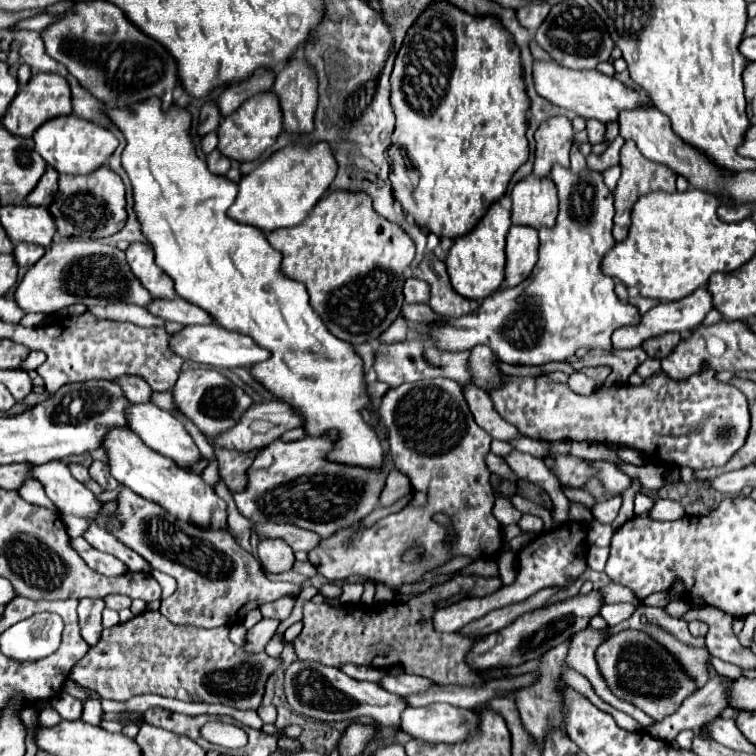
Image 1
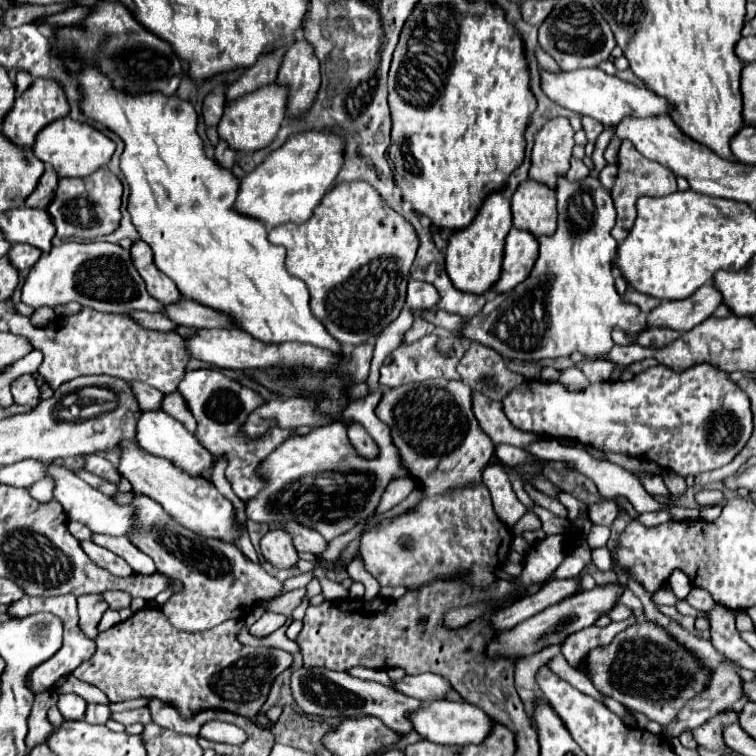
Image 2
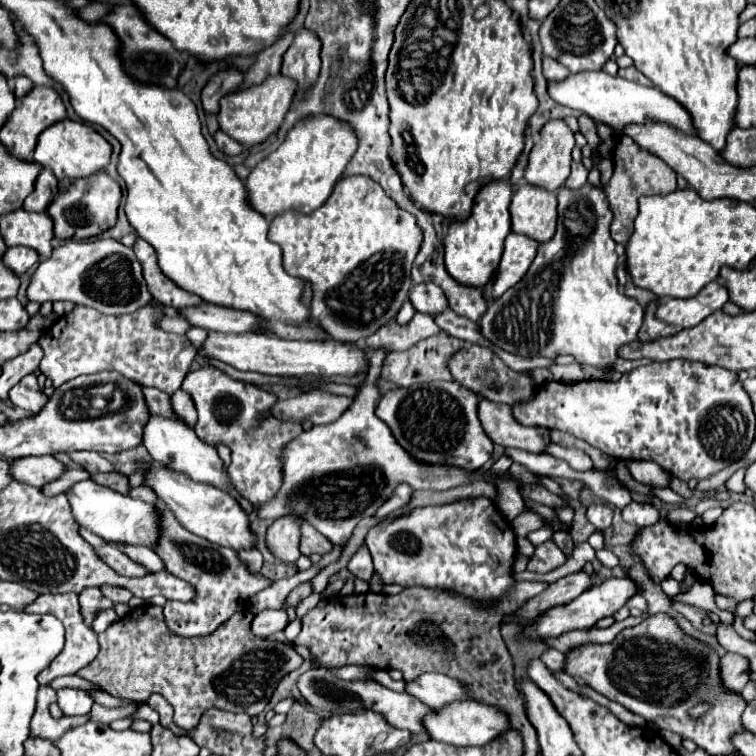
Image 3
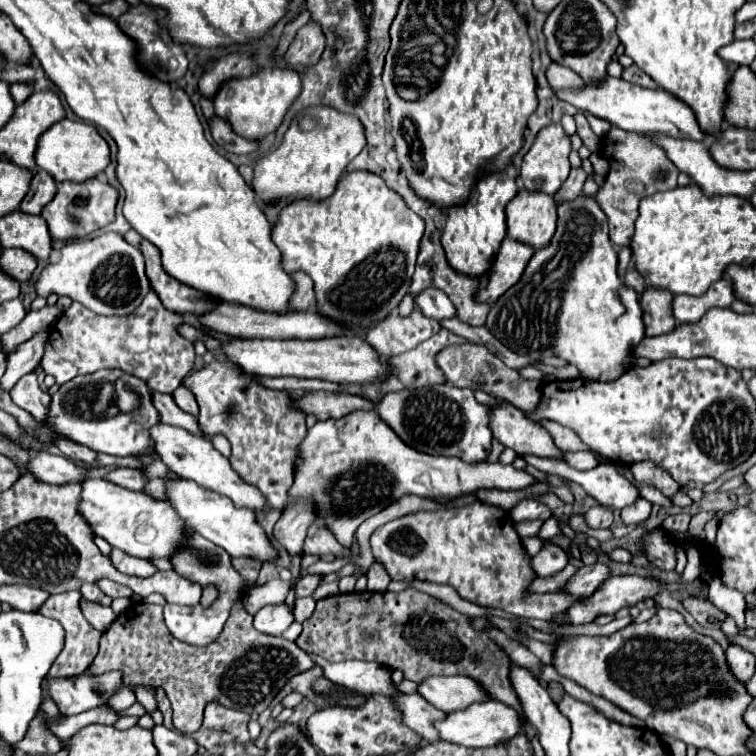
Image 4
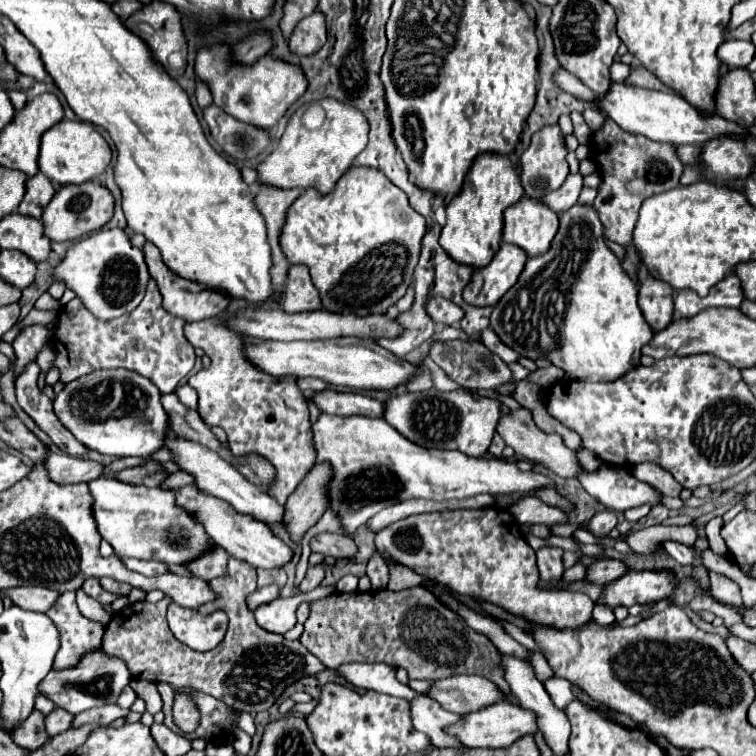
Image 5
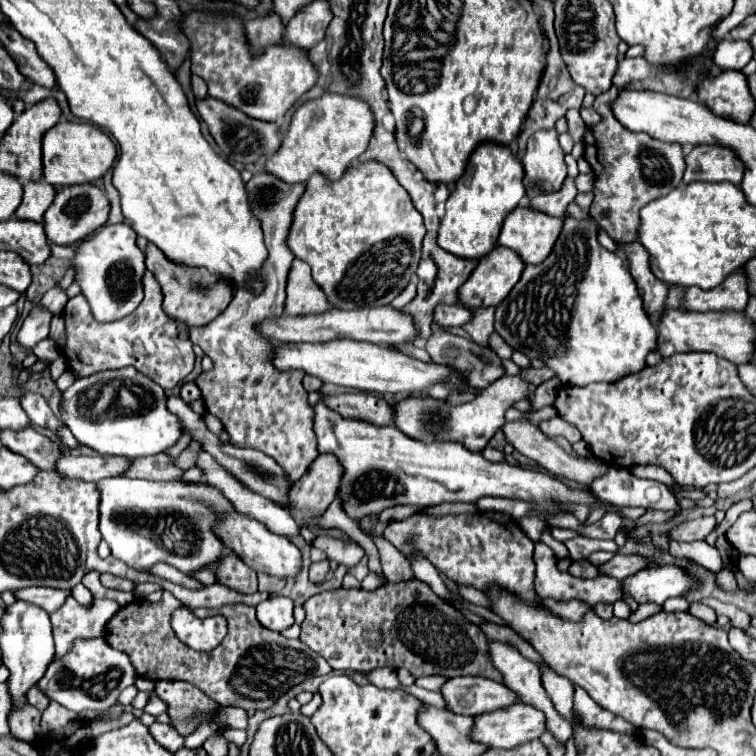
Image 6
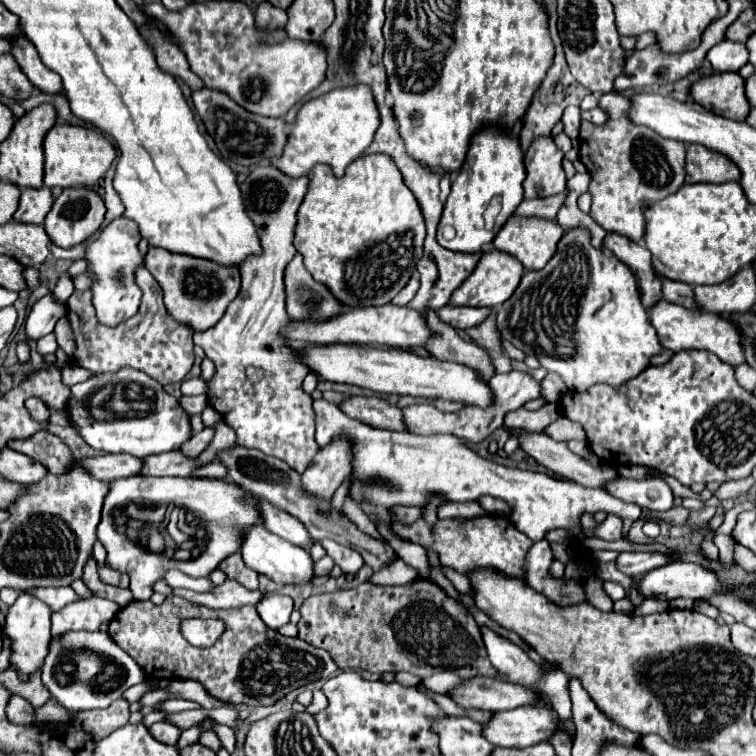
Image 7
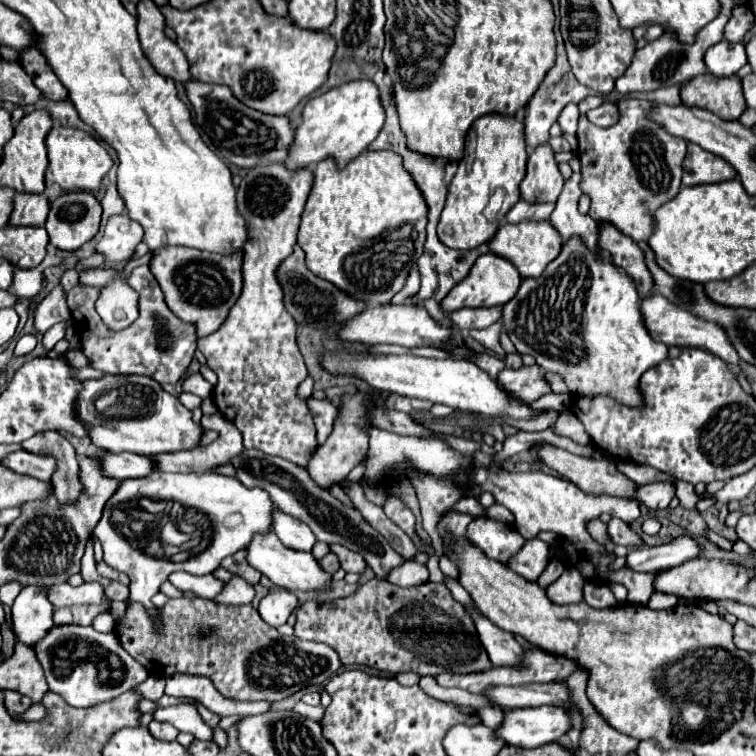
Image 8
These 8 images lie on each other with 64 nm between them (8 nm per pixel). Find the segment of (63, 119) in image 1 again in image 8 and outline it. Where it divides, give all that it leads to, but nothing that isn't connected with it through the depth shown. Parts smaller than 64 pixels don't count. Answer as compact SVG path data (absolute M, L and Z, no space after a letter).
M54 126L46 136L48 150L48 168L46 168L46 184L58 184L64 192L70 190L86 190L94 192L100 188L102 178L112 168L110 152L88 132L68 126Z

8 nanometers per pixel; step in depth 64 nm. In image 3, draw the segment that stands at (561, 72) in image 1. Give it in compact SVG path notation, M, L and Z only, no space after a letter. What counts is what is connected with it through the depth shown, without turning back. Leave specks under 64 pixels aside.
M604 70L570 74L566 80L560 80L560 82L548 80L548 94L558 104L578 110L578 112L590 116L592 120L606 124L614 130L628 124L628 120L640 122L640 124L642 124L642 120L664 120L676 128L684 128L684 132L694 134L688 112L680 104L676 104L676 100L672 100L670 96L664 96L658 88L646 88L636 82L624 80L620 76L610 76Z

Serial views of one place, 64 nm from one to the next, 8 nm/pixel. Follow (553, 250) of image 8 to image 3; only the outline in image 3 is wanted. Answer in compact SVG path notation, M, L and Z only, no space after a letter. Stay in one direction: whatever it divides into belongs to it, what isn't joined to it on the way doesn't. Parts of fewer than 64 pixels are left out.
M522 184L512 198L510 214L512 214L512 232L530 236L532 240L538 240L538 242L550 240L556 232L556 194L540 186Z

